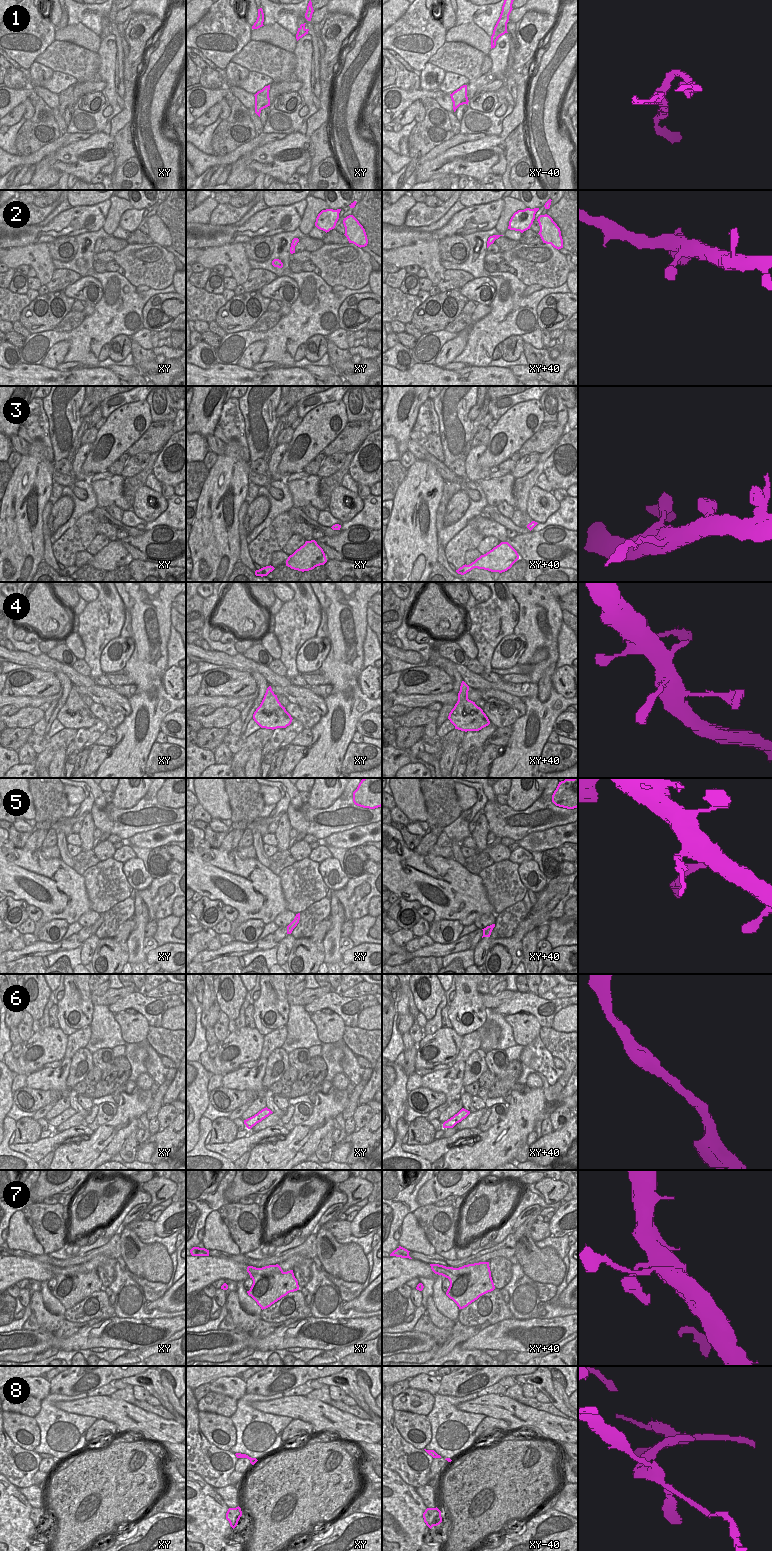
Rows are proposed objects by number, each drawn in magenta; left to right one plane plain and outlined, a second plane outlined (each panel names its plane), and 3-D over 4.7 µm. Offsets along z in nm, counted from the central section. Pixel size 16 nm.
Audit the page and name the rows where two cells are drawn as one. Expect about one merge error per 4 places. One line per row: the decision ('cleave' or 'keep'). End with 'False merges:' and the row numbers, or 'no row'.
1: cleave
2: keep
3: keep
4: keep
5: keep
6: keep
7: keep
8: cleave
False merges: 1, 8

